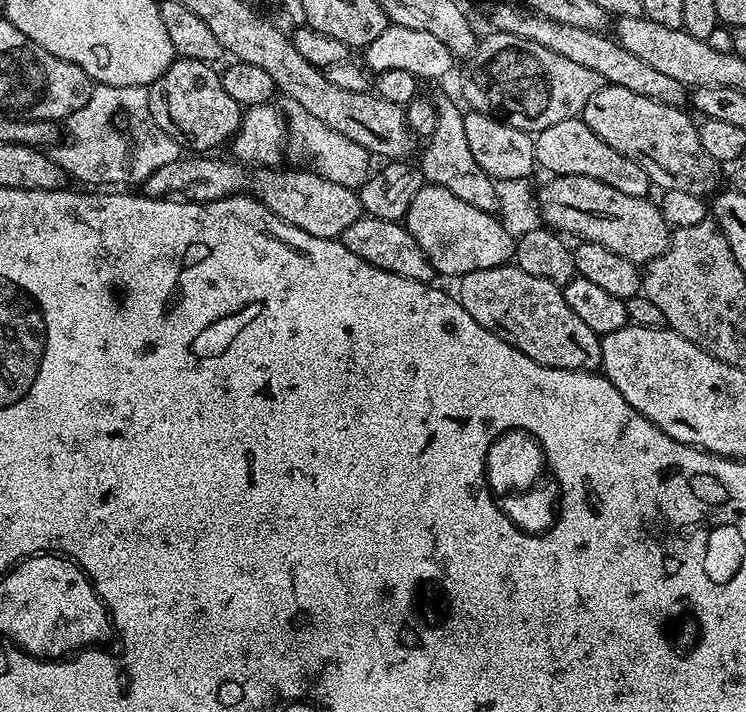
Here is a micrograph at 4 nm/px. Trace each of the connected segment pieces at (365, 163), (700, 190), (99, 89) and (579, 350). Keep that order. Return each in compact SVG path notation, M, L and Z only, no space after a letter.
M289 101L286 106L284 114L288 123L288 148L291 155L293 152L298 158L306 160L312 158L311 165L320 176L328 181L338 182L340 186L359 189L371 175L371 153L358 143L350 141L350 138L338 134L333 128L318 121L308 111L303 110L300 104Z
M604 84L586 102L582 118L606 146L614 146L618 154L630 158L660 190L686 190L708 198L721 187L721 165L716 163L698 139L697 121L687 116L684 108L666 106L654 98L634 94L626 86Z
M96 84L90 102L68 117L66 136L68 144L57 143L54 158L73 181L81 180L84 186L140 186L150 174L182 156L180 145L154 122L144 86Z
M512 262L490 270L474 270L459 277L458 284L460 284L458 299L466 314L470 314L474 322L478 322L483 328L502 338L507 344L513 344L518 351L529 356L534 362L575 372L601 371L601 337L597 336L594 330L590 330L586 322L579 320L574 315L574 310L570 310L570 306L566 306L561 285L546 282L546 278L534 278L534 274L526 274L526 270L517 268Z

